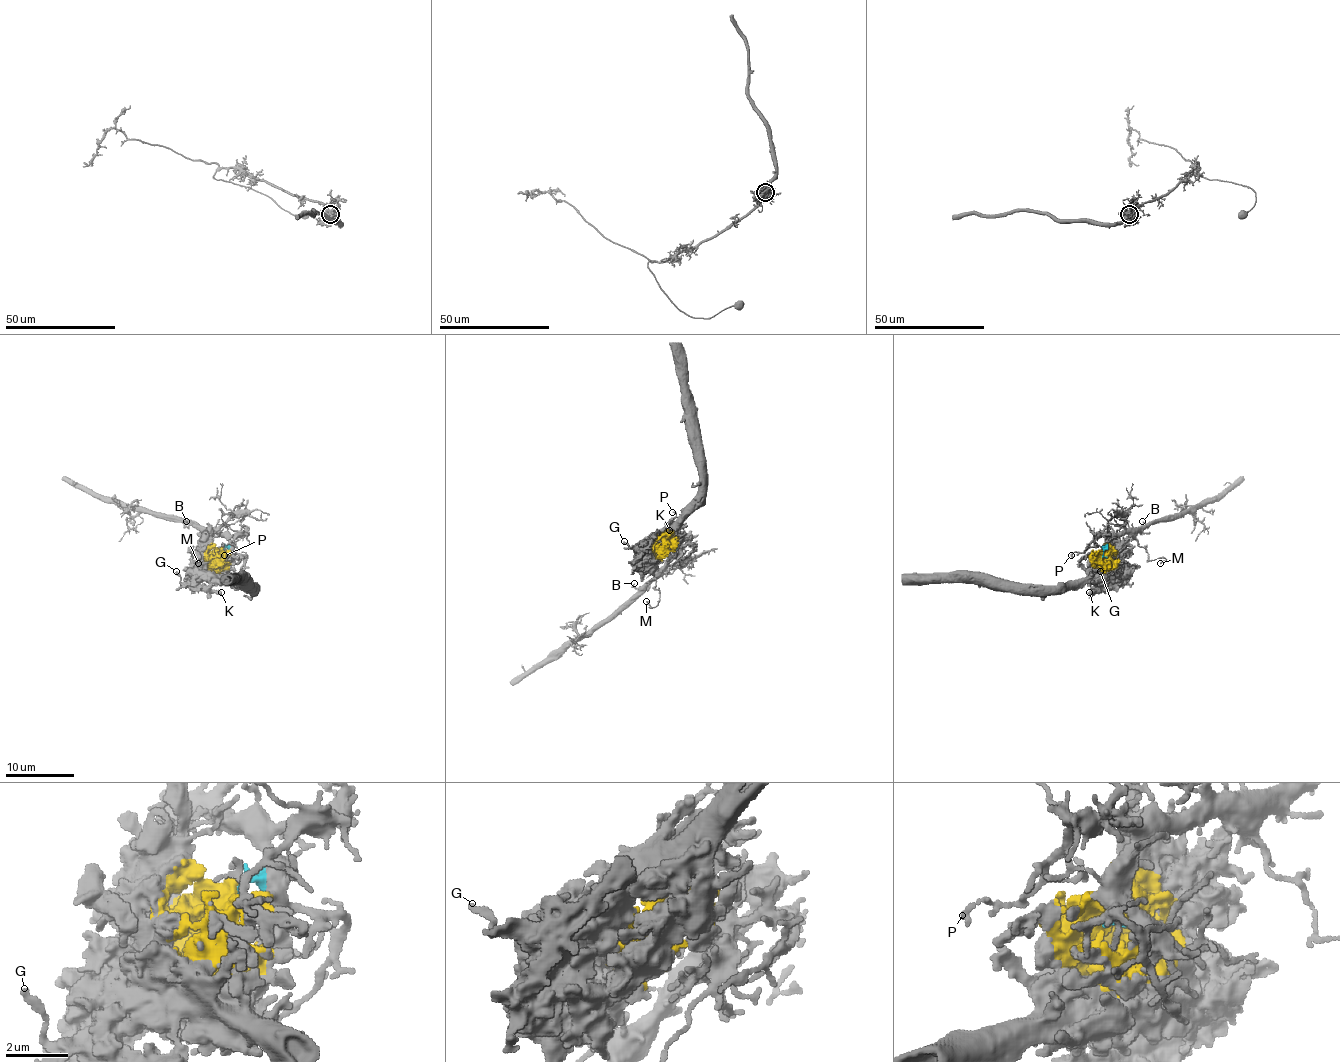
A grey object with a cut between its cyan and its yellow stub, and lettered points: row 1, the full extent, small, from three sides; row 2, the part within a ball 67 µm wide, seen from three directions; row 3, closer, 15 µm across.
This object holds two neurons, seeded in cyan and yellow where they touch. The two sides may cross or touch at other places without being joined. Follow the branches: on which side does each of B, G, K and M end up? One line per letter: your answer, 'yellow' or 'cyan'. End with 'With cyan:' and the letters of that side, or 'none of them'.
B: cyan
G: yellow
K: yellow
M: cyan
With cyan: B, M

